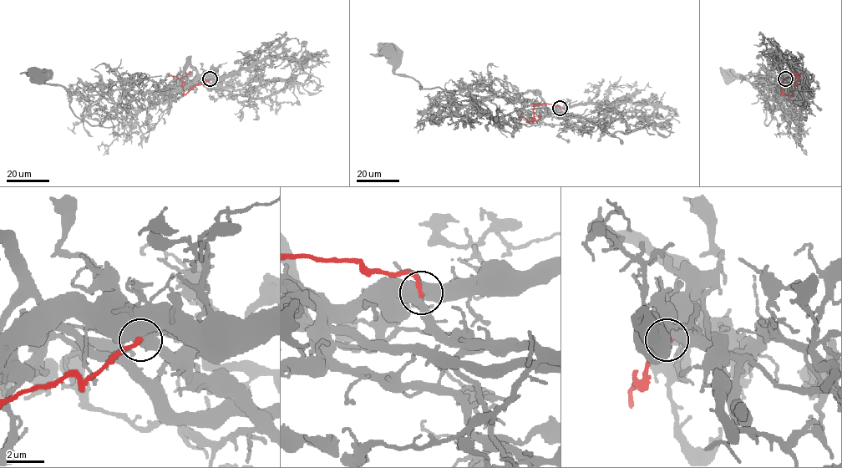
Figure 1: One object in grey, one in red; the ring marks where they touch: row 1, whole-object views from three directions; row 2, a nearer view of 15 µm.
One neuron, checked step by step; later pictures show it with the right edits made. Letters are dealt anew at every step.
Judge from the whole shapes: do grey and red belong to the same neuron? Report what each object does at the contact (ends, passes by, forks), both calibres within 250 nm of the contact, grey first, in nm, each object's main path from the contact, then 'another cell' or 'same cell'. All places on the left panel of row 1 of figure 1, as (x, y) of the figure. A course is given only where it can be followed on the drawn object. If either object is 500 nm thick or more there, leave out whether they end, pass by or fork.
600 nm thick on the grey side, 240 nm on the other; grey runs (210, 78), (128, 94), (92, 125), (74, 114), (71, 94), (38, 77); red runs (210, 78), (197, 84), (183, 96), (181, 78), (190, 71); another cell

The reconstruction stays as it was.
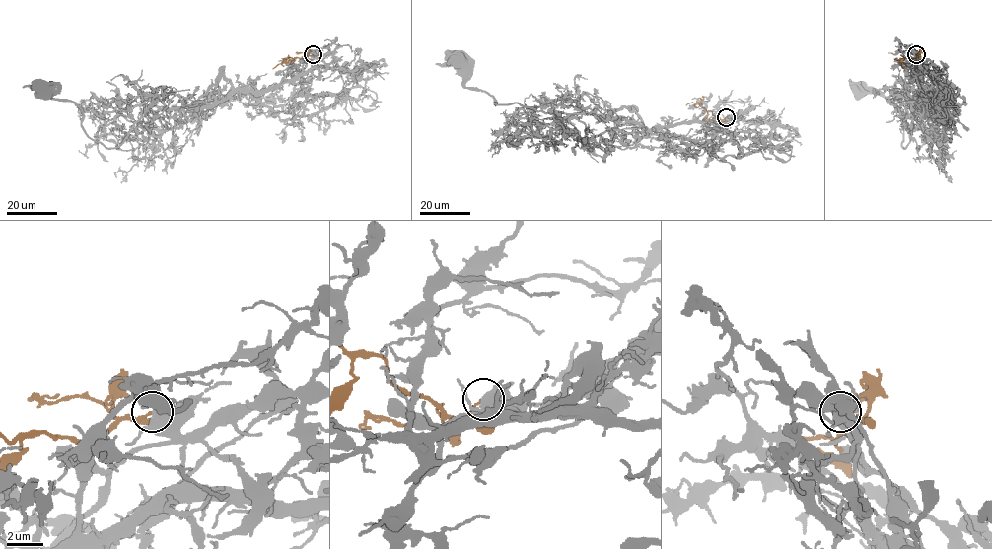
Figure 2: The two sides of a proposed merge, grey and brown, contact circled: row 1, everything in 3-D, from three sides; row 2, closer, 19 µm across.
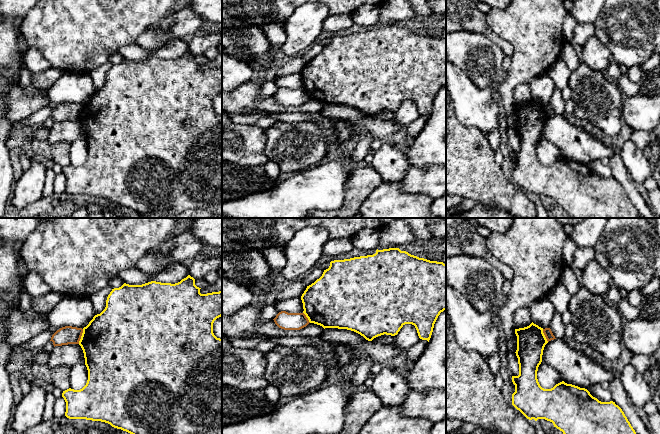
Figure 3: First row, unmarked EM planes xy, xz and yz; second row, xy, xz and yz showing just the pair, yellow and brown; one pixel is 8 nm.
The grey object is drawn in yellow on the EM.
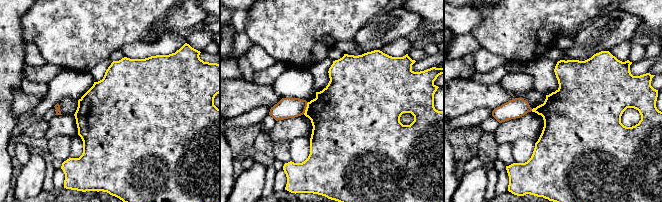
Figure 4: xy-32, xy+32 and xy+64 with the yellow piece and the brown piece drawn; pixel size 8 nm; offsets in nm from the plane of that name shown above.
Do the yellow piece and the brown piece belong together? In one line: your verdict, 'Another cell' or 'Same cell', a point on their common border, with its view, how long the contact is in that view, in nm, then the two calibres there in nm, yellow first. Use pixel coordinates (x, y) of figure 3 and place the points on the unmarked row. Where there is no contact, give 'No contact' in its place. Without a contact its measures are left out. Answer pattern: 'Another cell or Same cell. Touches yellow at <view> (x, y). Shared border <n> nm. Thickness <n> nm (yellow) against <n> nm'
Another cell. Touches yellow at xy (81, 112). Shared border 130 nm. Thickness 480 nm (yellow) against 150 nm

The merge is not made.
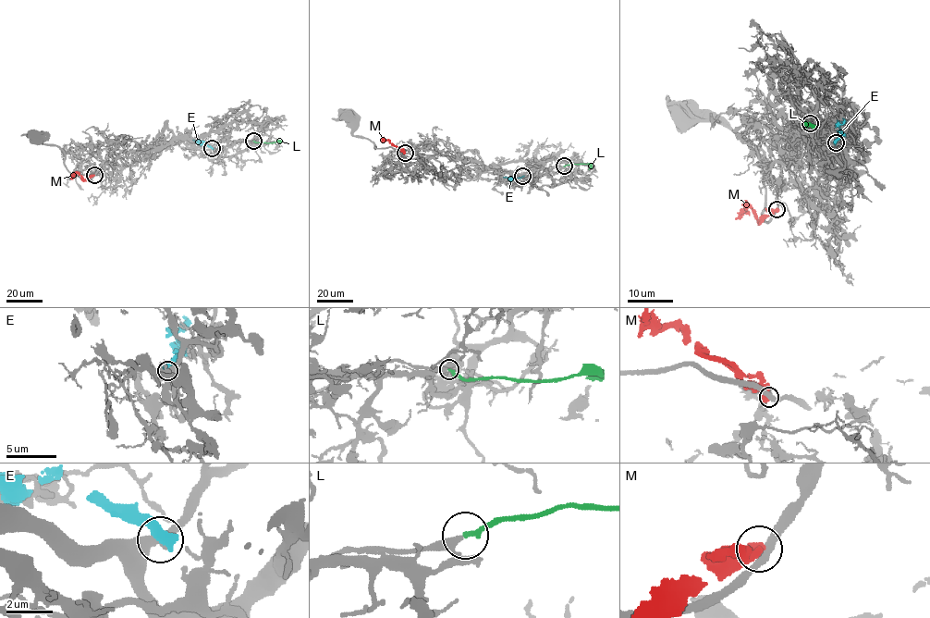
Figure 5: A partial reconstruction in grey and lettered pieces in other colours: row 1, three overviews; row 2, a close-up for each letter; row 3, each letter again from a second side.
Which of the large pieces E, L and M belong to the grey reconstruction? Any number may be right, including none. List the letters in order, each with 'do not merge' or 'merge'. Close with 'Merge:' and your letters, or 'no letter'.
E: do not merge
L: merge
M: do not merge
Merge: L

